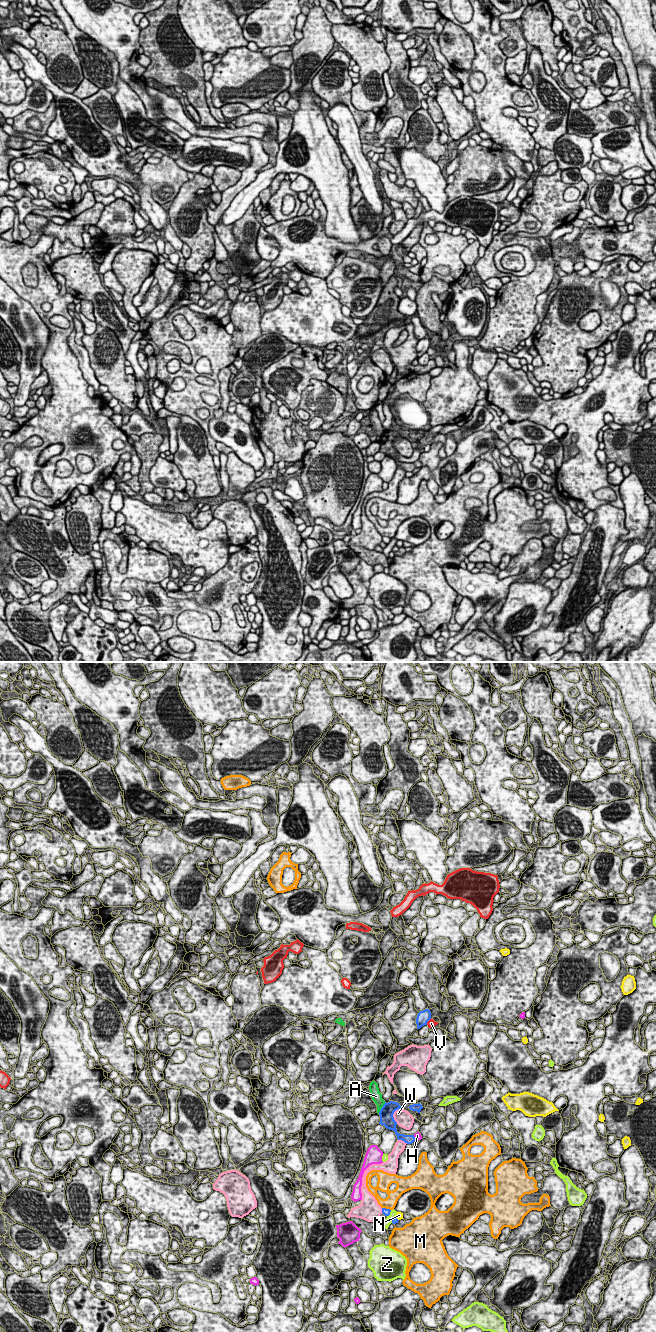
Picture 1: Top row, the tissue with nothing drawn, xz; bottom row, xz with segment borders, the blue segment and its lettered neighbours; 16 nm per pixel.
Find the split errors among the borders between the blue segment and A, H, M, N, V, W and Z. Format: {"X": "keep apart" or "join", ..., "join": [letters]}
{"A": "keep apart", "H": "keep apart", "M": "keep apart", "N": "keep apart", "V": "keep apart", "W": "keep apart", "Z": "keep apart", "join": []}

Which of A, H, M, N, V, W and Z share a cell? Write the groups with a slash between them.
A / H / M / N / V / W / Z

